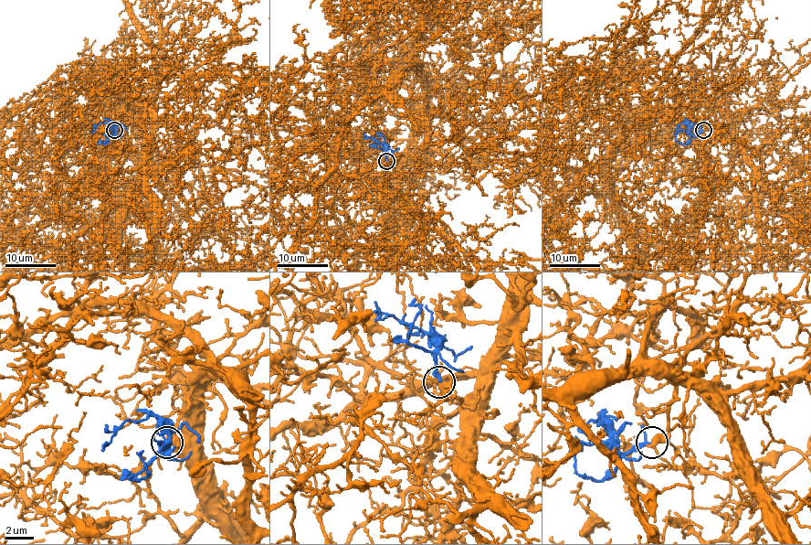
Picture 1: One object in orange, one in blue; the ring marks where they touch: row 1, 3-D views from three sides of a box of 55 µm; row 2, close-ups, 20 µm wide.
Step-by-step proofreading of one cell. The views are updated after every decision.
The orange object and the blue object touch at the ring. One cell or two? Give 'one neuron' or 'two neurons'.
one neuron

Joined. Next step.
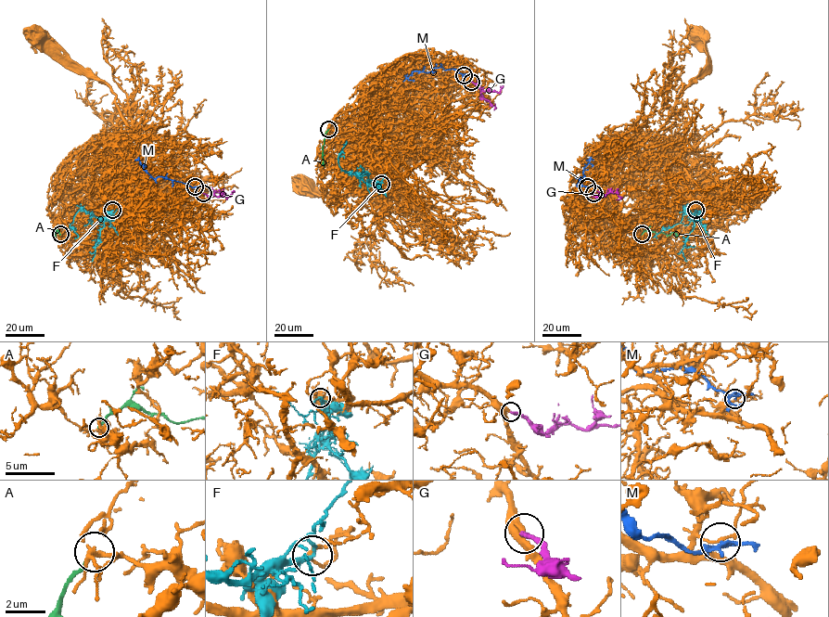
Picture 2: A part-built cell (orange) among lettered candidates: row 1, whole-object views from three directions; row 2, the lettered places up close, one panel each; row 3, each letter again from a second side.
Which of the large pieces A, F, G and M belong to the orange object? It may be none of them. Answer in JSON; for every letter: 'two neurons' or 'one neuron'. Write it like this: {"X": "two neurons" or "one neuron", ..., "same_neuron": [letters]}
{"A": "two neurons", "F": "two neurons", "G": "one neuron", "M": "two neurons", "same_neuron": ["G"]}

